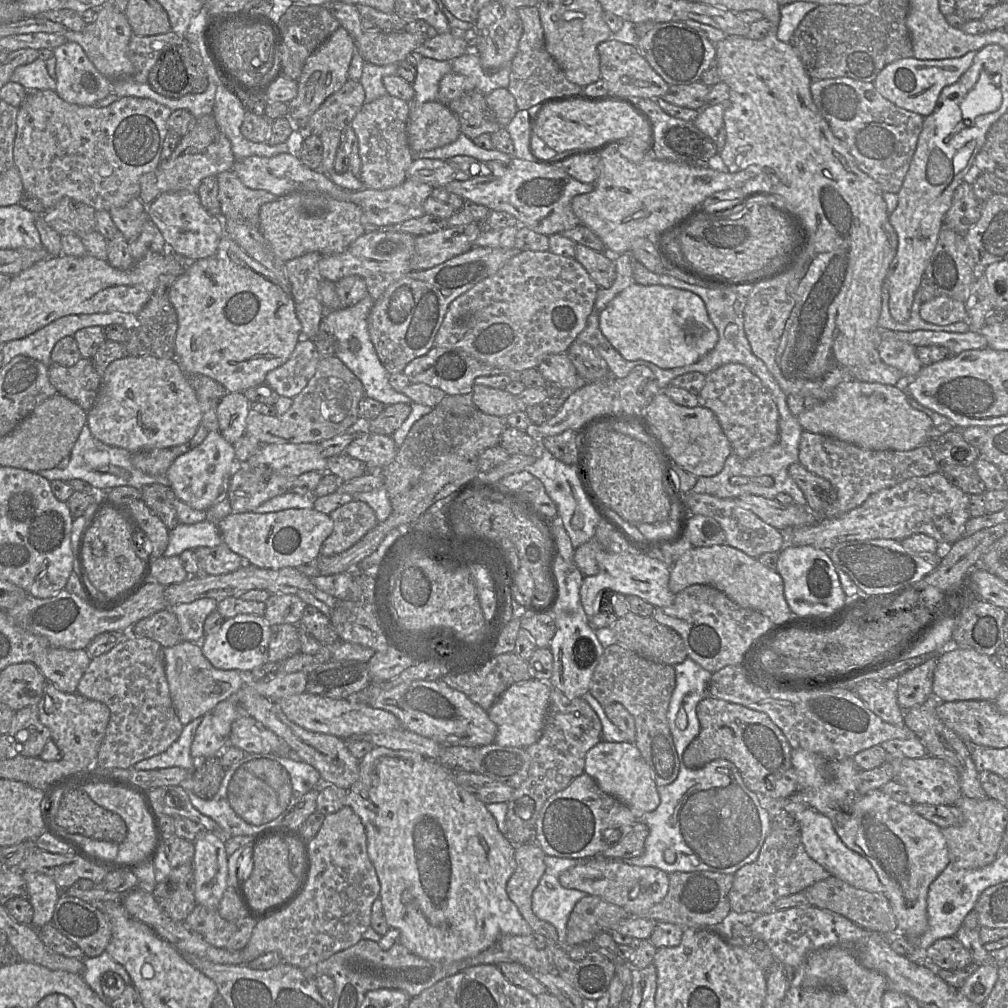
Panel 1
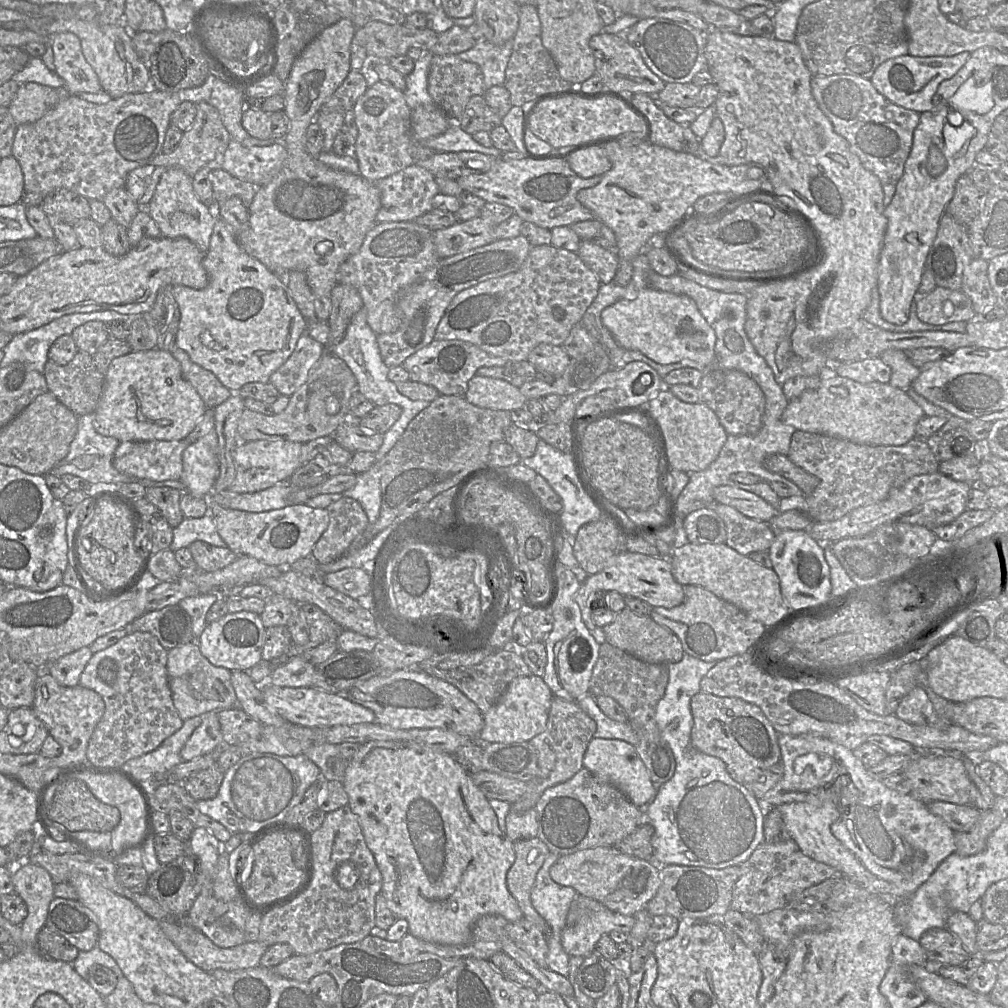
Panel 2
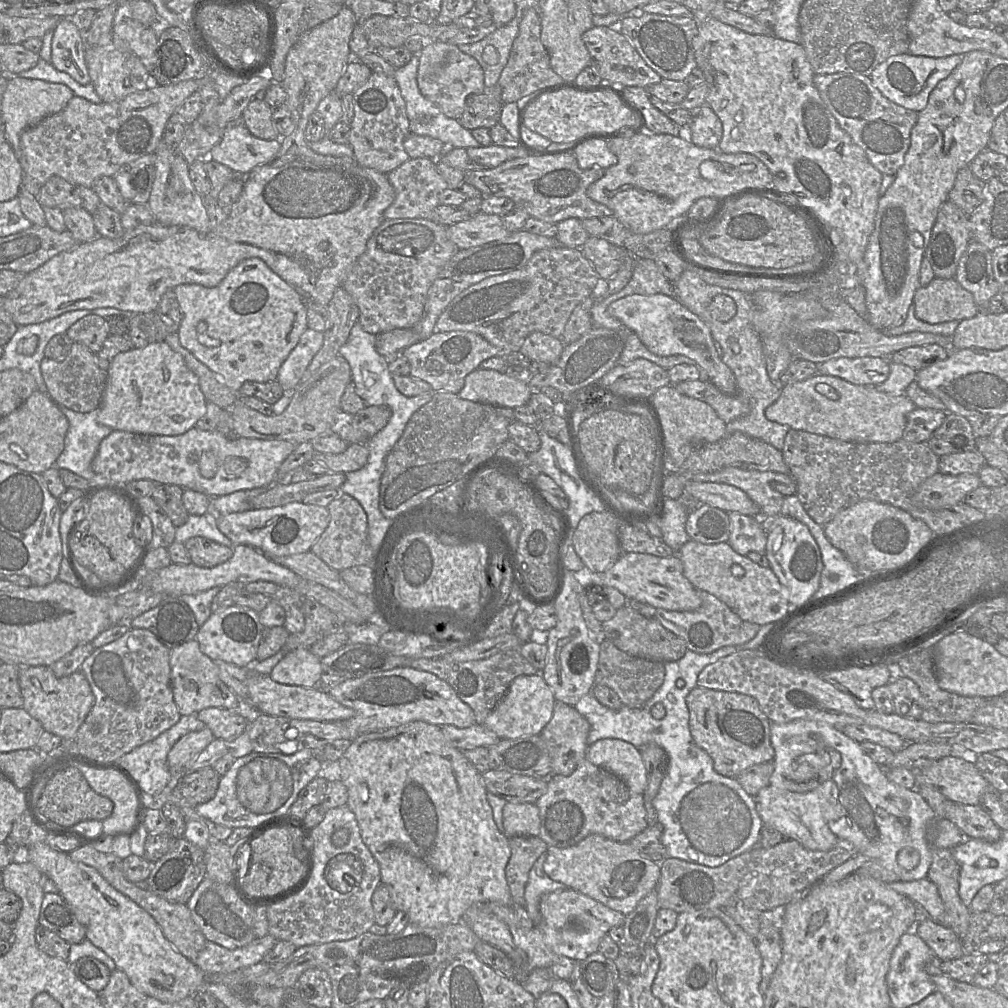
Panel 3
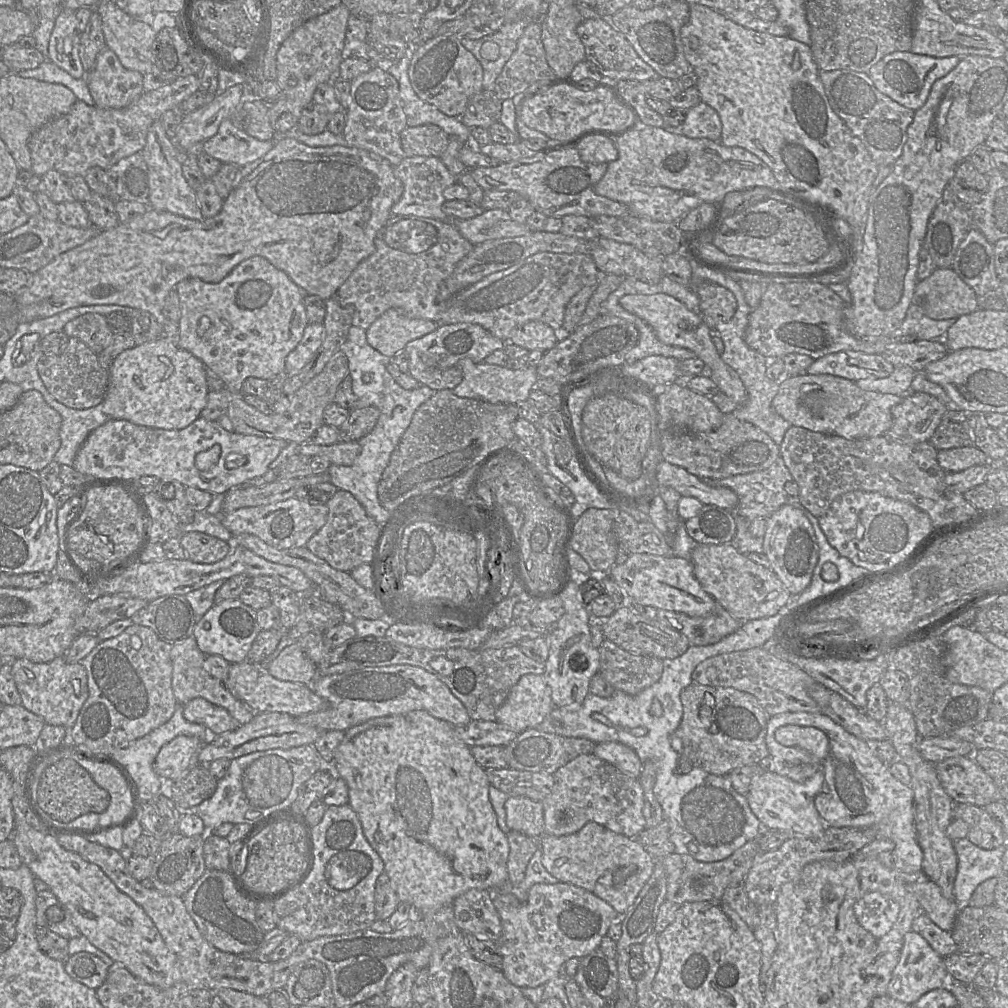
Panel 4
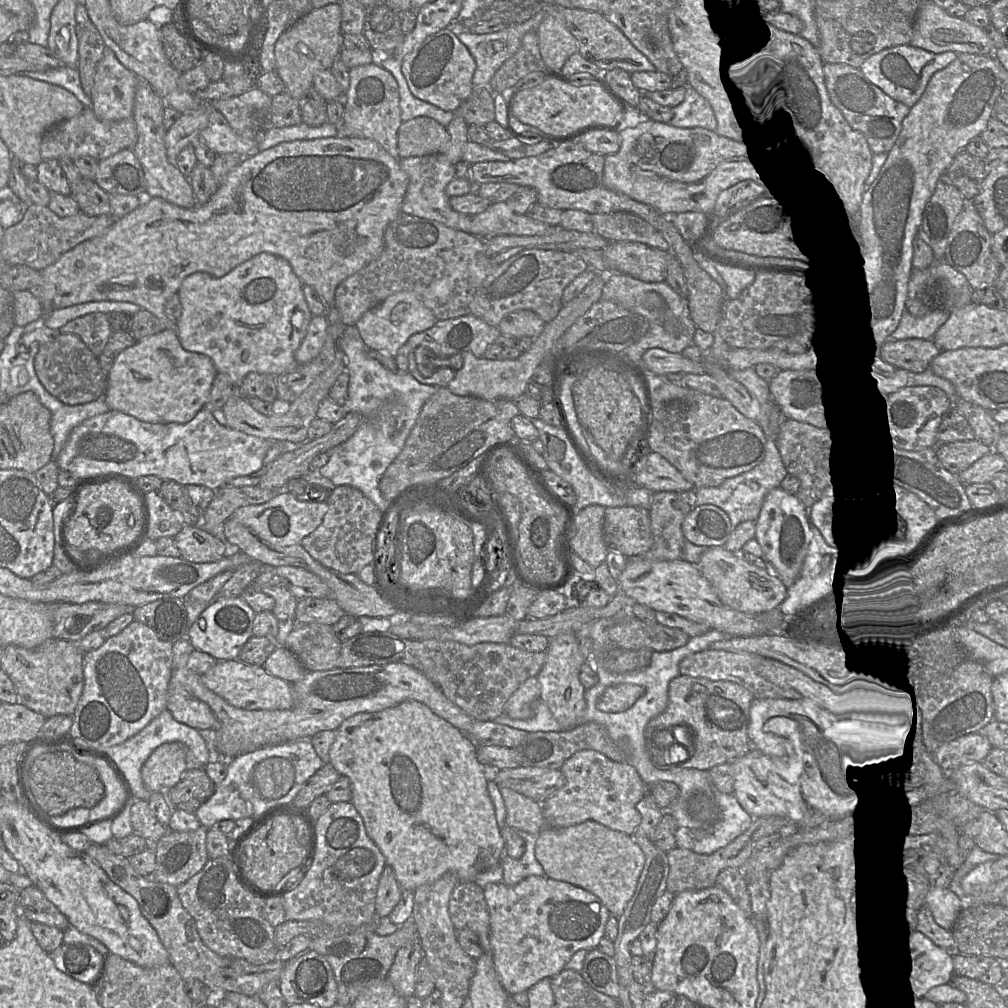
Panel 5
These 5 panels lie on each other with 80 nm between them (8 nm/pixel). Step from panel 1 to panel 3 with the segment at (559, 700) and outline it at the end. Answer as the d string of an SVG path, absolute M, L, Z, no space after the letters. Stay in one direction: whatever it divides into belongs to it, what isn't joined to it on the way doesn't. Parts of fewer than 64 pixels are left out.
M555 702L550 721L540 736L548 751L552 770L541 779L549 782L555 775L569 776L586 758L589 722L574 708Z

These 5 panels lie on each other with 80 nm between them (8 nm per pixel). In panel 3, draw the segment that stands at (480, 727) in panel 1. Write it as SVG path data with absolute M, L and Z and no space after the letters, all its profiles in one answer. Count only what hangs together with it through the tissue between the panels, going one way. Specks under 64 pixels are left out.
M397 667L348 679L327 692L339 703L354 710L354 716L343 720L343 723L358 734L385 730L412 721L458 728L467 728L476 723L473 710L446 681L430 672L411 667Z

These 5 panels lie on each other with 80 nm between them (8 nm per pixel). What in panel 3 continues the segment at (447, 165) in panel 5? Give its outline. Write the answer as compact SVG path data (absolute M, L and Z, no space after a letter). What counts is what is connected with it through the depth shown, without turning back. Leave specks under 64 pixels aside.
M410 158L387 174L389 183L395 190L393 203L384 211L384 219L417 218L433 220L434 212L440 205L439 196L448 188L437 169L437 163L429 158Z

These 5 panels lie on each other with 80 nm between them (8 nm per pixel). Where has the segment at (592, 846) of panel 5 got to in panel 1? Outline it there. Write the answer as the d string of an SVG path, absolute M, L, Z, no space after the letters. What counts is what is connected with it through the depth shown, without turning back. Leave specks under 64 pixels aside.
M596 856L560 874L559 882L565 888L580 890L615 904L631 916L640 916L664 899L669 888L669 875L655 867L640 867Z

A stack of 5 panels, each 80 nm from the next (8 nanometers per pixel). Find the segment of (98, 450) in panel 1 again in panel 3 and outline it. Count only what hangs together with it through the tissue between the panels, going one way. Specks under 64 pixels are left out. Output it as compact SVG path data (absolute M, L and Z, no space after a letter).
M58 405L67 417L69 429L65 436L64 449L55 462L58 469L67 469L85 478L90 485L108 482L106 478L97 476L91 468L99 446L113 430L99 424L97 417L99 408L87 413L75 412L65 406Z

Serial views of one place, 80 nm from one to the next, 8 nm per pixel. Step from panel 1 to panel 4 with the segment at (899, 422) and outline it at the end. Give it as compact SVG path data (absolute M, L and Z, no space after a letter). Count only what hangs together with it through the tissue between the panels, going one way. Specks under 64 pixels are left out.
M830 374L785 375L772 407L794 426L848 440L884 436L892 426L892 409L904 396L865 391L854 381Z

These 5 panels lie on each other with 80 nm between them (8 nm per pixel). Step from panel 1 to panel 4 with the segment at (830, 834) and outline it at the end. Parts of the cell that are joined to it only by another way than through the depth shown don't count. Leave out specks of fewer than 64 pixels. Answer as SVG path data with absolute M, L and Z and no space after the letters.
M767 767L752 779L749 791L745 796L764 831L781 831L794 837L819 838L827 828L827 824L820 817L814 800L823 787L824 776L819 770L805 782L795 782Z

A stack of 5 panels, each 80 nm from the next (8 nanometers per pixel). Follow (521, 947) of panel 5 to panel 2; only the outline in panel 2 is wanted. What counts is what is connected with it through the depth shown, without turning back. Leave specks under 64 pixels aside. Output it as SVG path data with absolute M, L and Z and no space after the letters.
M605 907L583 915L573 925L566 925L562 931L561 944L569 956L587 957L595 951L602 935L615 930L629 934L634 924L634 916L623 915Z

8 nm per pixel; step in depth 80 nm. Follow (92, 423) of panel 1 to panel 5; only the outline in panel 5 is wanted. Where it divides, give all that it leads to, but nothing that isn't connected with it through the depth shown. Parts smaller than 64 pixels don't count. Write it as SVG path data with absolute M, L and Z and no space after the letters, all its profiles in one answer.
M175 329L163 331L137 341L124 349L115 359L107 373L105 401L109 410L123 412L136 419L155 424L190 422L205 407L217 371L213 361L206 355L186 351L180 344Z

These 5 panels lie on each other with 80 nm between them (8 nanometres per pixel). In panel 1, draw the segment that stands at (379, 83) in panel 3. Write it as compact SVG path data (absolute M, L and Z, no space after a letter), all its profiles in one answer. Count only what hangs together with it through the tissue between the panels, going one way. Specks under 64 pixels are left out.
M386 94L365 103L354 117L351 125L358 138L361 158L360 180L364 188L386 190L406 180L406 171L415 154L408 144L407 123L410 111L410 103Z

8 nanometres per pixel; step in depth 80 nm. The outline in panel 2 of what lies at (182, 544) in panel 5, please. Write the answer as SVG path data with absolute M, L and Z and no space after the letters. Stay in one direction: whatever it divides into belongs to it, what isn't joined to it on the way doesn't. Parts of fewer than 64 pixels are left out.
M194 541L189 546L200 571L213 572L231 564L238 556L228 547L212 546L204 541Z

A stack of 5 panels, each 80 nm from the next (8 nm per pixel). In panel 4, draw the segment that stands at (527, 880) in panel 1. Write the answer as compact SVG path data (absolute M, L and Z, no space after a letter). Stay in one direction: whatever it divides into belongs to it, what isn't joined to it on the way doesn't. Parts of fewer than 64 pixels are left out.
M510 830L506 835L510 849L507 862L508 877L511 884L517 886L523 881L527 865L540 848L540 842L539 838L532 838L517 831Z

